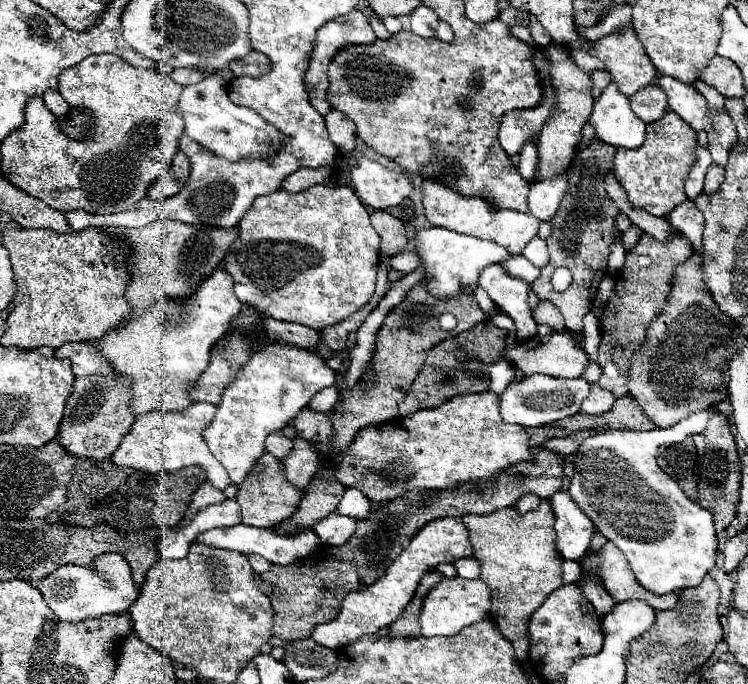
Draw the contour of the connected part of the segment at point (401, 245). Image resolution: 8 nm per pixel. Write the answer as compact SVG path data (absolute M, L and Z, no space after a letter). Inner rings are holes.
M374 210L370 214L370 220L372 220L372 226L380 234L380 240L382 240L380 248L378 248L380 262L390 260L392 256L400 254L406 248L408 232L396 216L392 216L390 212L384 212L384 210Z

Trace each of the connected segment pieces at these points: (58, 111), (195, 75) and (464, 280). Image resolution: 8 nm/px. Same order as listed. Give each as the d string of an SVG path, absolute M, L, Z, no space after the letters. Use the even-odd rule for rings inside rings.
M46 90L46 94L44 94L42 98L44 98L44 104L48 106L48 110L54 112L54 116L58 116L58 118L64 118L64 116L66 116L68 104L66 104L66 100L60 96L58 90Z
M176 68L170 72L170 78L180 86L190 86L194 82L200 82L204 76L200 70L194 70L194 68Z
M428 228L428 230L416 230L414 232L414 244L416 244L416 252L422 256L422 268L426 268L426 286L430 290L430 294L434 294L436 298L450 298L456 296L460 290L470 292L472 294L472 284L478 282L480 270L488 264L494 262L502 262L506 258L510 258L512 254L502 248L496 242L488 242L488 240L480 240L474 236L464 236L446 228Z

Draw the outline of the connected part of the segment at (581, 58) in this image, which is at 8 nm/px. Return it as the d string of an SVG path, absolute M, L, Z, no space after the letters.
M568 46L568 52L570 52L570 56L576 60L576 64L578 64L584 72L588 72L588 74L592 74L594 70L606 70L604 64L602 64L602 60L594 58L592 54L584 52L584 50L578 48L578 46Z

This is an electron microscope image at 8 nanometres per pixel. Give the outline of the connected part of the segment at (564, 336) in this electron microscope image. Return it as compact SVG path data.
M564 330L558 334L548 334L544 338L534 336L522 344L516 344L506 350L506 356L512 360L512 364L524 374L544 374L552 378L578 378L582 376L582 370L586 368L586 354L582 352L582 346L578 342L578 334Z

